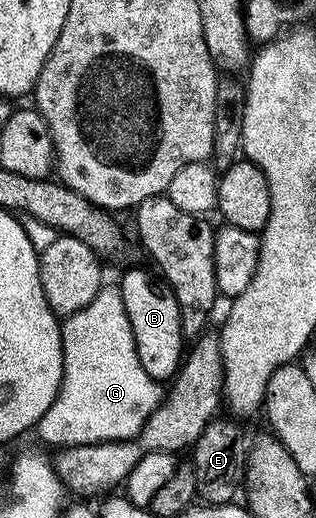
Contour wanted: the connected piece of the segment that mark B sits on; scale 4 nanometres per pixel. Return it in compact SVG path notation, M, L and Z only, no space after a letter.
M130 268L120 279L124 310L132 326L136 342L136 354L140 354L140 366L159 382L166 382L177 373L184 359L182 311L178 298L165 283L153 280L142 268Z

